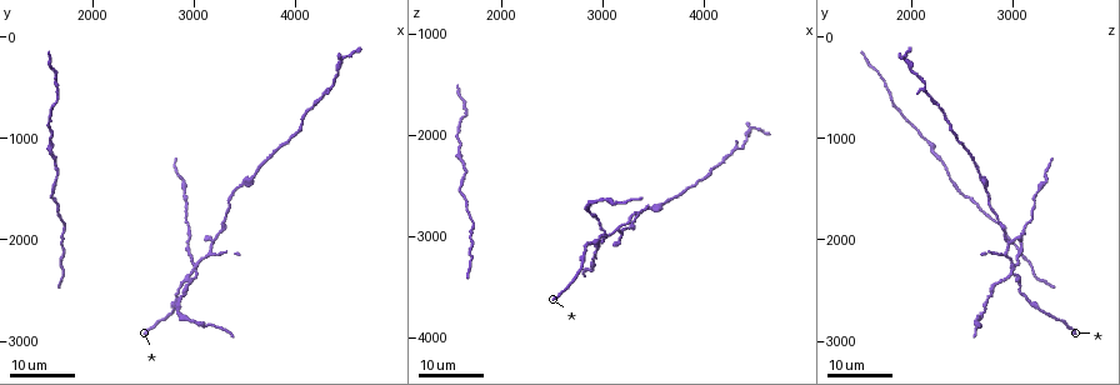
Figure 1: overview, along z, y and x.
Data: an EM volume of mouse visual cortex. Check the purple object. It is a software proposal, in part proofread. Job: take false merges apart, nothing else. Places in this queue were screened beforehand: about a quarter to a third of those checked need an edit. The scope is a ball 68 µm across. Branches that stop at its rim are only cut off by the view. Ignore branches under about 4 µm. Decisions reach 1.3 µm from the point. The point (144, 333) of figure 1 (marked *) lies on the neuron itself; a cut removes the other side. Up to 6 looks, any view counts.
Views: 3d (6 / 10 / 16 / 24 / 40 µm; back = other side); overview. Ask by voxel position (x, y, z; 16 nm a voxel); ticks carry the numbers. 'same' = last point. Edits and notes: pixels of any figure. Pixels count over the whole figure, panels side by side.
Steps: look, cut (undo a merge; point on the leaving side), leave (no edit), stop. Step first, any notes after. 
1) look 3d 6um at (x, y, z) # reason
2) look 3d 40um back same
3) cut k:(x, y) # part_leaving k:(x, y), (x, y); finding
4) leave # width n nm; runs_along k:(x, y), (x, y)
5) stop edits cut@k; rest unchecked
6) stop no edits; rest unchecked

look 3d 16um at (3580, 1400, 2680) # calibre changes

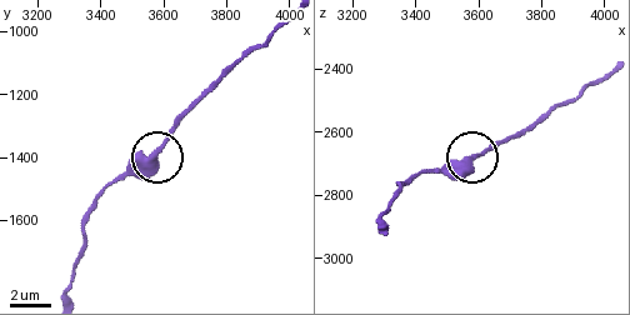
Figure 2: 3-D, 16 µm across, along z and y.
look 3d 6um at (3570, 1400, 2690)

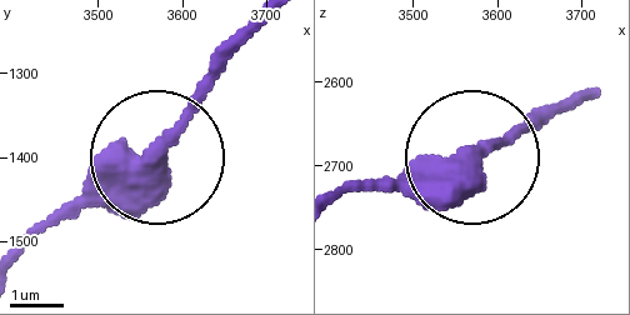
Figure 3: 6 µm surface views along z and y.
leave # runs_along 3:(348, 190), (441, 176), (571, 105); one neuron here

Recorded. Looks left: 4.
look 3d 24um at (3000, 2280, 2980) # four arms meet

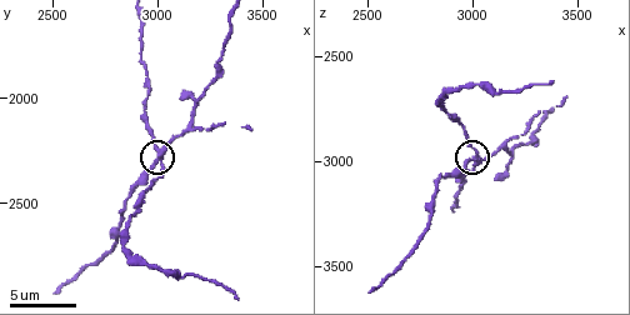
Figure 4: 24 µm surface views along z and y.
look 3d 10um at (3010, 2290, 3000)

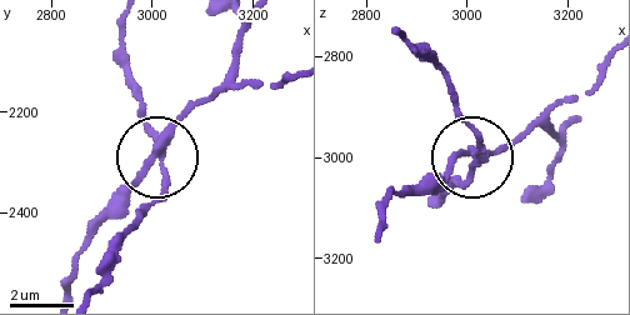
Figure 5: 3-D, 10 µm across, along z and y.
cut 5:(136, 115) # width 250 nm; part_leaving 5:(163, 153), (163, 188), (139, 214), (104, 288); a second neuron is stuck on

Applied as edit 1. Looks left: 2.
stop edits cut@5; rest unchecked

